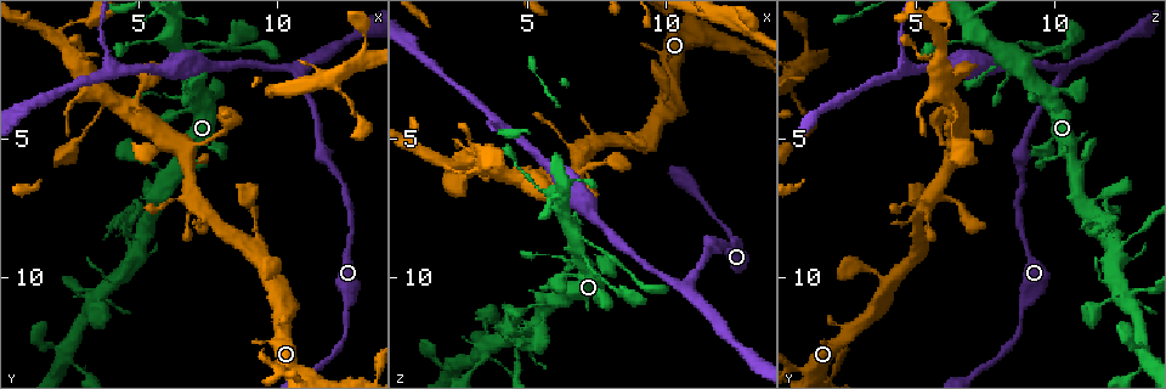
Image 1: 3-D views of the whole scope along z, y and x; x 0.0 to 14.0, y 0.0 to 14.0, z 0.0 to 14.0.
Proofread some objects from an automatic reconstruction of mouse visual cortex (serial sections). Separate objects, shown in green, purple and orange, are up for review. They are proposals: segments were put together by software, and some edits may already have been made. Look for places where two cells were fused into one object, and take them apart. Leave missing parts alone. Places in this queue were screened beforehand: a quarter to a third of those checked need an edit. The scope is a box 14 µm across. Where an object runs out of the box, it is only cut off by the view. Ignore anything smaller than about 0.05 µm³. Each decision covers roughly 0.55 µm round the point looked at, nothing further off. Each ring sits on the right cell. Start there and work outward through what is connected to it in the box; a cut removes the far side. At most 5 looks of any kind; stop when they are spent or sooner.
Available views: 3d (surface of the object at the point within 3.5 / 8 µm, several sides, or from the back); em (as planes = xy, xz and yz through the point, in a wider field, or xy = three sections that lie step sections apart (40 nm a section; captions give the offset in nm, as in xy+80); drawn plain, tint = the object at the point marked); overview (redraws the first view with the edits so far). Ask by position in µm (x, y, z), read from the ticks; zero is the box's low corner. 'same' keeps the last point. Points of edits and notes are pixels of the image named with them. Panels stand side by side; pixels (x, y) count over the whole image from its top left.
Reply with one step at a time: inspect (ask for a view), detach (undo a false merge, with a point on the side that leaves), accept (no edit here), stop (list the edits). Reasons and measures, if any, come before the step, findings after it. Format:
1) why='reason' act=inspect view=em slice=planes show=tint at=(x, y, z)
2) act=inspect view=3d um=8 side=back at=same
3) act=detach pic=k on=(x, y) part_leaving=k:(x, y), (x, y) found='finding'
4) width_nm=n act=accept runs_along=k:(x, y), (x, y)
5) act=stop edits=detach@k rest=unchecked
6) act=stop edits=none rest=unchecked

why='arms part here' act=inspect view=3d um=8 at=(10.8, 2.8, 10.2)

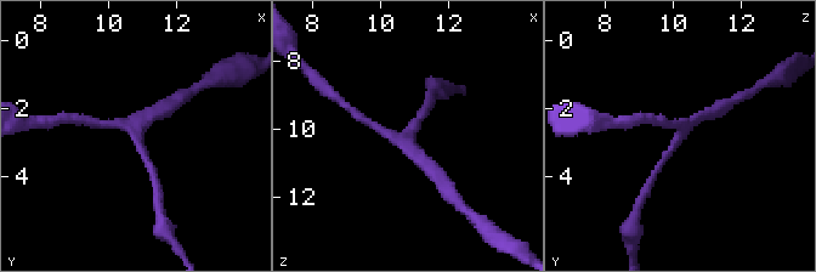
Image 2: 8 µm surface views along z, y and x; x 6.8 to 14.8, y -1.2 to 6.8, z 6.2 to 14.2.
arms=3 arm_widths_nm=200,250,250 why='shape alone is not enough' act=inspect view=em slice=xy step=1 show=tint at=(10.8, 2.8, 10.2)

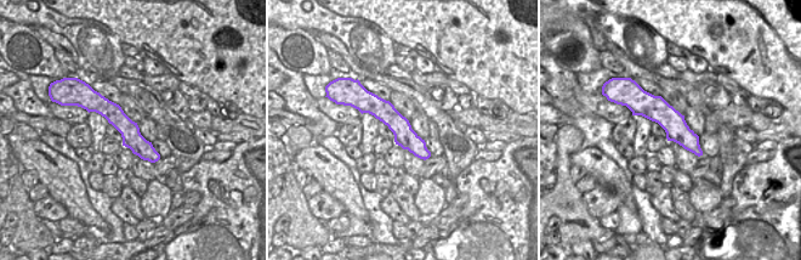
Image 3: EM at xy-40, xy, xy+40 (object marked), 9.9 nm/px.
act=accept runs_along=3:(90, 99), (107, 108), (155, 157) found='all the same cell'

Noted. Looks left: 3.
why='arms part here' act=inspect view=3d um=8 at=(2.3, 1.6, 5.9)

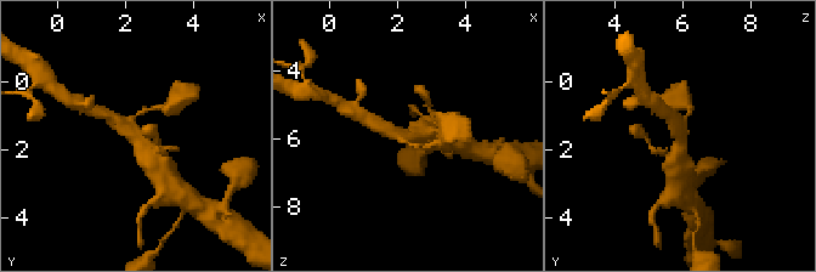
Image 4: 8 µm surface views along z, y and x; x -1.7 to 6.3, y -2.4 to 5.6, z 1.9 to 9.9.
why='closer look' act=inspect view=3d um=3.5 at=(2.2, 1.7, 5.8)

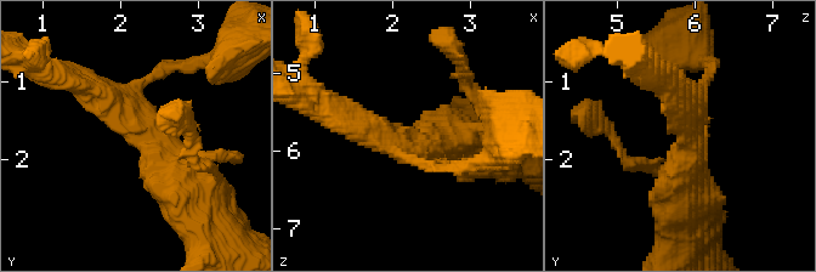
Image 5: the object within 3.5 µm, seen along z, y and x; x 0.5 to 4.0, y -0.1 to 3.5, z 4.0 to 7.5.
why='shape alone is not enough' act=inspect view=em slice=xy step=3 show=tint at=(2.25, 1.65, 5.90)

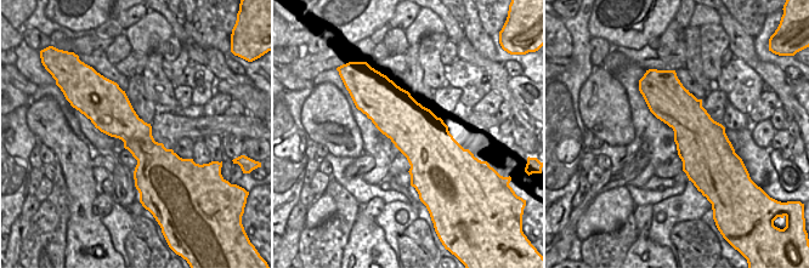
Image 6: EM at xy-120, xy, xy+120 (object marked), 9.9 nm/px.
act=accept runs_along=5:(186, 199), (134, 109), (134, 91), (160, 73) found='continuous, no second cell'

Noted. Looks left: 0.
act=stop edits=none rest=unchecked

